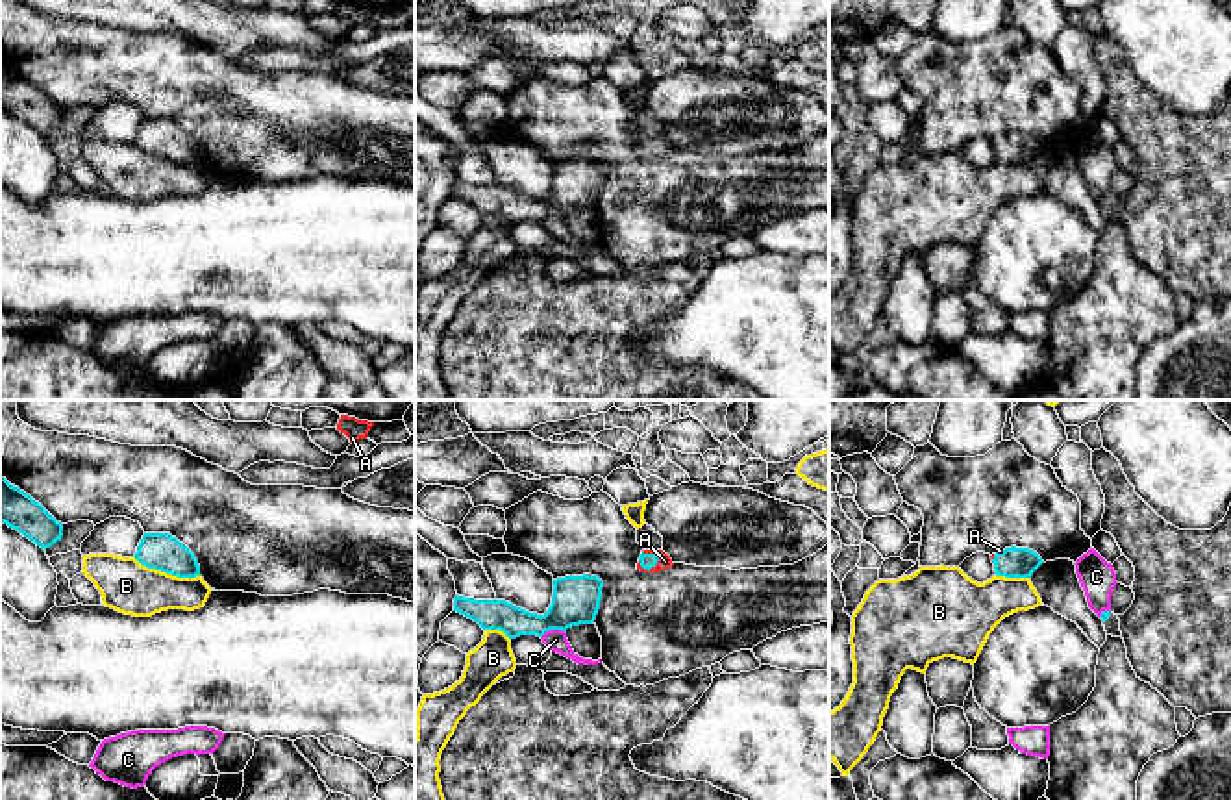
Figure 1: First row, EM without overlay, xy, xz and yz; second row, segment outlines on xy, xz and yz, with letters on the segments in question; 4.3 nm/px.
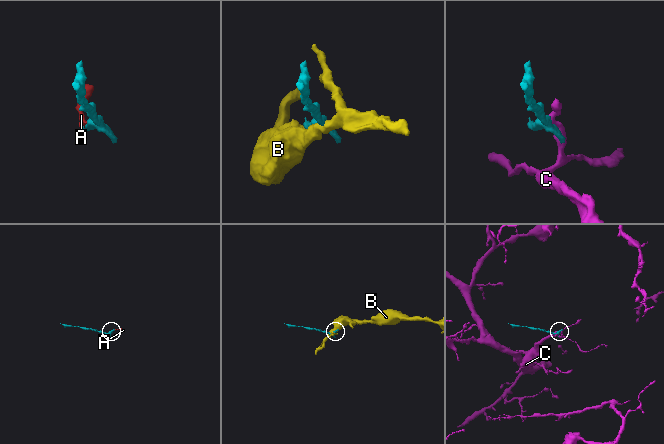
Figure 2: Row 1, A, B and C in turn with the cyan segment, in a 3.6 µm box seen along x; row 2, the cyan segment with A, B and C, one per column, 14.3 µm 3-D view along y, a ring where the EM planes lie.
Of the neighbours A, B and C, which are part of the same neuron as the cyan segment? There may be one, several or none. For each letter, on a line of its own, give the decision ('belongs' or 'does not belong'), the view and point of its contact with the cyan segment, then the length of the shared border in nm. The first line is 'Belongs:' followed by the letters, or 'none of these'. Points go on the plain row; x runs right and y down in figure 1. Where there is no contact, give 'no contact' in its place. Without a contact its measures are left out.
Belongs: A
A: belongs; meets cyan in xz at (658, 141); contact 100 nm long
B: does not belong; meets cyan in xy at (167, 158); contact 300 nm long
C: does not belong; meets cyan in xz at (552, 213); contact 110 nm long

